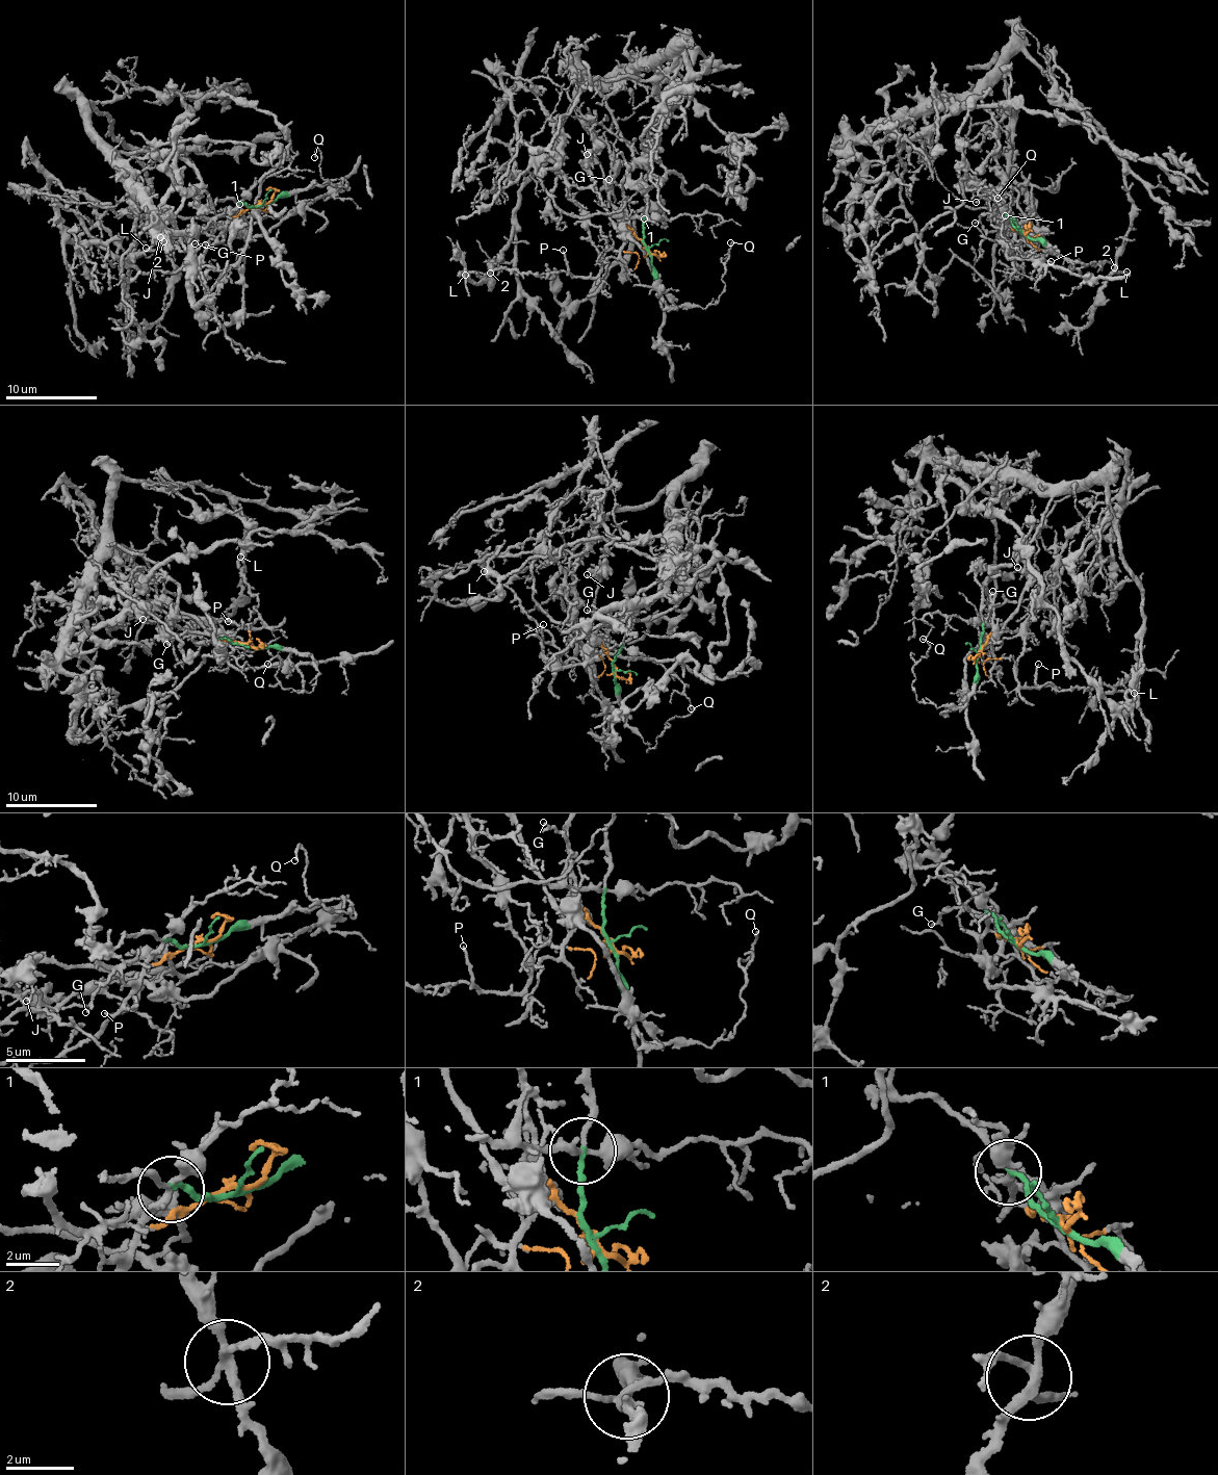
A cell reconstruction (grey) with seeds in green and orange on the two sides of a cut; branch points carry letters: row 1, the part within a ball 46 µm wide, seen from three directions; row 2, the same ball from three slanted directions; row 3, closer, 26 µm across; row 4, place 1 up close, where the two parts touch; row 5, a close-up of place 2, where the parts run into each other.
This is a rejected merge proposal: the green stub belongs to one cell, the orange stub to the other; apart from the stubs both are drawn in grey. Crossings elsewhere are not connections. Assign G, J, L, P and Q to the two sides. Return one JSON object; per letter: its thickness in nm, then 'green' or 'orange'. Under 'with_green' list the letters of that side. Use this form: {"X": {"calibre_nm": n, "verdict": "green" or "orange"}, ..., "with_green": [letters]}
{"G": {"calibre_nm": 140, "verdict": "green"}, "J": {"calibre_nm": 140, "verdict": "orange"}, "L": {"calibre_nm": 220, "verdict": "orange"}, "P": {"calibre_nm": 150, "verdict": "orange"}, "Q": {"calibre_nm": 140, "verdict": "green"}, "with_green": ["G", "Q"]}

